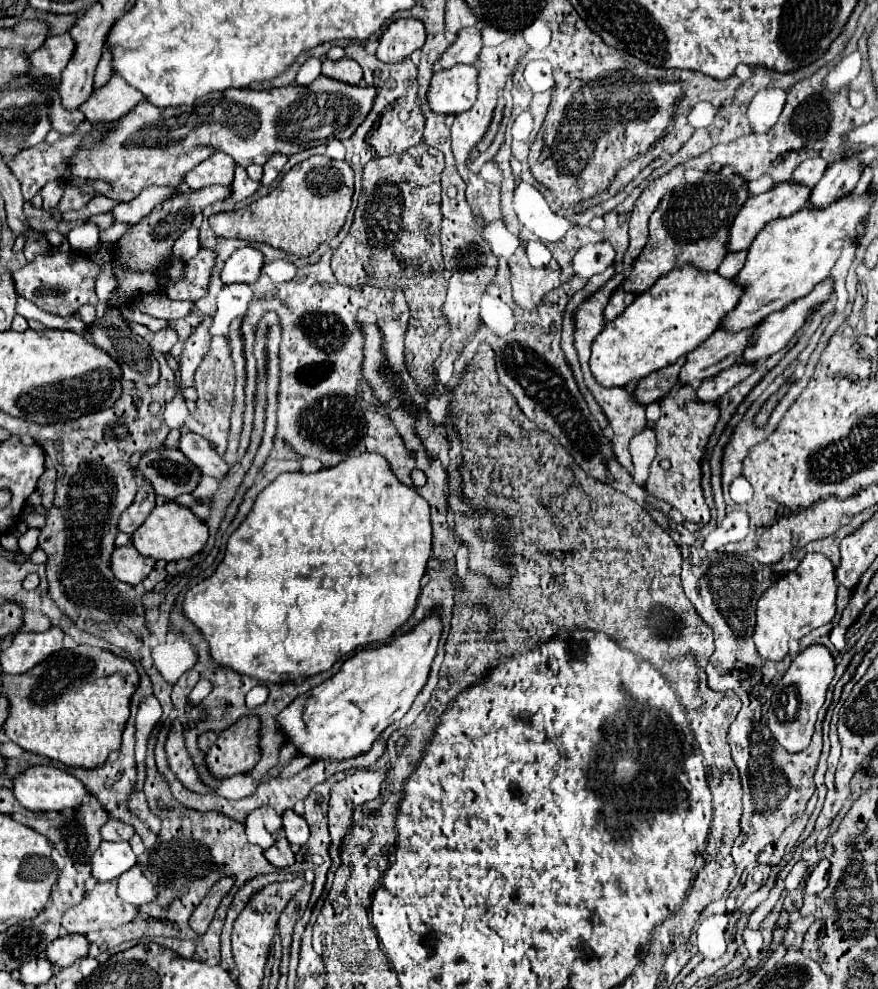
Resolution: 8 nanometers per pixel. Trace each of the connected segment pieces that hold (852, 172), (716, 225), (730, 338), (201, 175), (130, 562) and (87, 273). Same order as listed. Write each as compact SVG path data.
M851 155L849 159L835 161L821 177L821 181L813 187L809 197L809 207L825 209L831 203L845 197L857 185L861 177L861 159L859 155Z
M709 171L701 183L685 185L669 193L651 215L649 221L649 241L633 261L631 275L623 281L623 291L635 295L647 291L659 277L681 267L693 265L701 271L715 271L725 253L725 237L729 237L729 225L749 199L745 181L737 175L721 175L719 171Z
M713 333L697 349L687 355L687 363L679 373L679 383L709 379L737 363L741 349L747 345L749 333Z
M213 153L207 161L199 163L185 175L185 183L191 189L203 189L207 185L231 185L235 173L235 161L225 153Z
M123 545L111 553L109 563L115 579L137 585L153 571L155 561L149 557L141 557L141 553L133 549L133 545Z
M53 247L53 253L37 255L35 261L27 263L19 271L13 273L15 281L15 293L35 303L39 309L55 315L73 315L81 305L93 303L97 305L95 295L95 275L99 273L99 265L95 265L87 255L79 255L75 263L69 263L69 253L61 251L59 247Z

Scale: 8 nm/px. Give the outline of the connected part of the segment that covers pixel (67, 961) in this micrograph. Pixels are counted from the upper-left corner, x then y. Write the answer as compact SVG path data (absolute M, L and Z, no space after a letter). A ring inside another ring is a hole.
M63 935L45 947L45 957L51 965L63 969L73 965L77 959L85 957L89 943L83 935Z

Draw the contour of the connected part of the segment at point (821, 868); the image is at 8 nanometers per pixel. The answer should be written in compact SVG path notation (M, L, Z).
M821 859L815 867L813 867L813 871L807 875L807 879L805 879L805 893L813 893L813 895L817 895L817 893L821 893L825 887L827 887L827 873L829 873L829 861L827 859Z

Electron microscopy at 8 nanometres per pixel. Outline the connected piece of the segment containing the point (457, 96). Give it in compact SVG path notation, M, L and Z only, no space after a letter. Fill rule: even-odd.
M455 65L437 71L431 77L427 101L433 113L457 115L469 111L477 101L477 69L475 65Z

